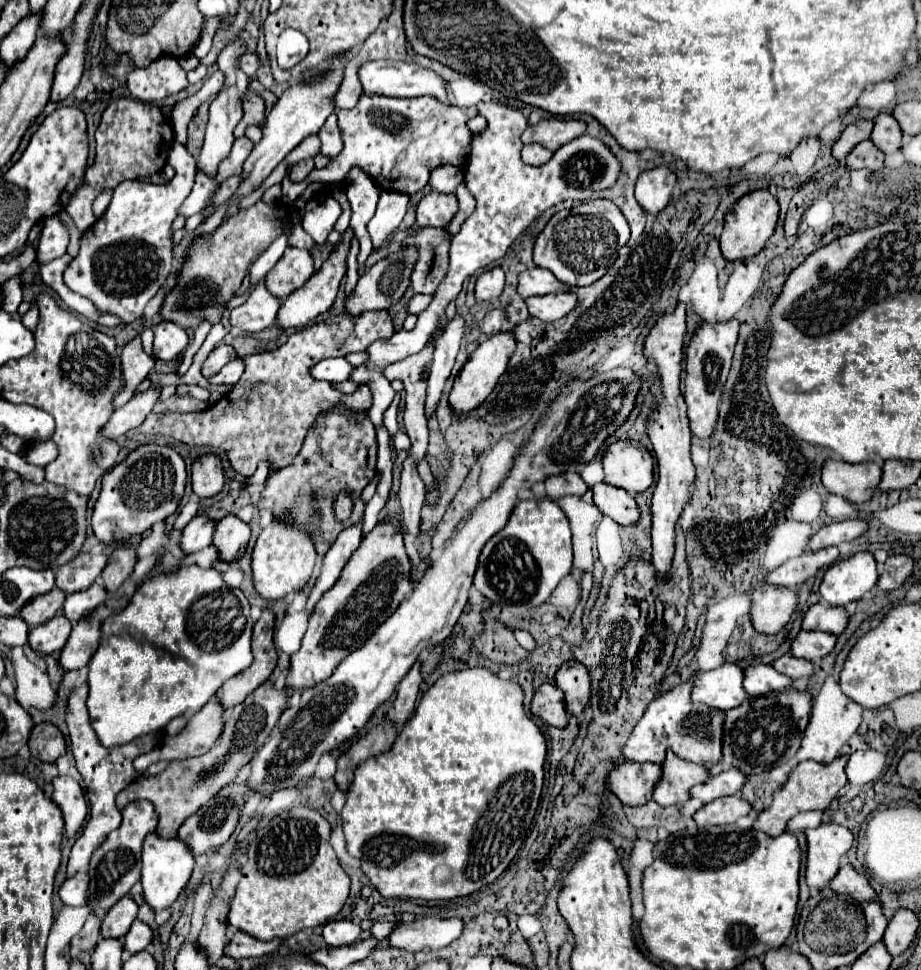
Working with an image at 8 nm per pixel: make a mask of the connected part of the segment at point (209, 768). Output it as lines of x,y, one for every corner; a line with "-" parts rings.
271,682
261,684
253,694
245,698
241,706
233,708
233,718
229,718
223,726
223,734
219,736
219,744
215,744
209,752
205,752
199,758
187,758
179,762
169,762
167,768
151,778
141,778
131,782
125,790
121,790
115,798
117,808
123,810
129,802
135,800
149,800
155,806
155,812
159,816
157,834
161,838
175,838
179,826
185,822
185,818
193,816
205,802
209,802
221,786
227,786
235,780
237,772
251,762
251,758
257,754
257,750
265,744
269,738
269,732
277,724
281,710
289,698
291,690
281,688
277,690

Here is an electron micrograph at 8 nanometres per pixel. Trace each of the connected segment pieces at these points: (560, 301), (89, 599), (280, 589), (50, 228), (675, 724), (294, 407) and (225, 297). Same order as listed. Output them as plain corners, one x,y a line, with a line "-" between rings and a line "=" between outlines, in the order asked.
559,292
559,294
549,294
549,296
531,296
527,298
529,314
533,318
539,318
543,322
555,322
569,314
573,306
577,306
577,296
575,292
=
93,584
89,586
89,590
85,592
75,592
75,594
67,594
67,600
63,604
63,614
71,620
77,622
85,616
89,616
99,604
103,604
107,600
107,590
103,590
101,584
=
271,522
257,538
251,556
253,586
265,600
281,600
291,592
301,592
313,578
315,566
315,546
311,538
299,530
299,526
289,526
283,522
=
59,216
43,220
43,232
37,246
37,262
49,262
67,252
69,230
=
693,680
681,682
673,690
657,696
643,718
637,722
633,734
623,746
623,754
631,762
655,762
663,764
667,750
673,750
687,762
695,764
717,764
721,760
721,738
723,738
723,720
725,712
713,710
705,704
691,702
=
387,310
381,312
365,312
359,318
349,316
347,312
331,316
319,324
313,324
309,328
303,328
295,334
289,336
289,340
279,346
273,352
263,352
263,354
249,354
243,356
245,362
245,372
241,376
241,380
227,392
227,396
223,394
223,398
219,402
215,402
213,406
205,408
203,412
189,412
189,414
149,414
145,418
145,422
137,428
131,430
129,436
133,436
135,432
143,432
143,434
165,434
171,436
183,444
189,446
211,446
211,448
219,448
227,454
231,468
235,468
235,472
243,474
243,476
251,476
257,470
257,462
269,462
269,470
275,472
279,468
289,466
295,456
299,454
305,434
309,432
309,428
315,424
319,414
325,414
333,408
337,408
339,404
343,404
345,408
351,410
351,414
359,414
359,412
367,412
371,402
373,402
373,394
367,385
361,385
353,392
353,394
345,394
341,390
334,388
333,384
325,380
317,381
311,376
311,368
325,358
333,358
333,356
345,356
351,352
363,352
367,350
375,340
385,340
391,338
395,334
391,316
=
259,200
253,206
229,216
211,234
199,236
187,250
185,264
179,270
177,286
169,290
163,298
163,306
159,308
161,320
181,324
183,328
197,328
205,320
211,324
221,322
223,314
227,312
227,302
237,294
251,264
283,232
287,232
289,236
289,246
305,248
311,252
317,246
317,242
309,234
305,234
301,224
293,224
291,218
293,210
287,212
287,206
283,202
267,204

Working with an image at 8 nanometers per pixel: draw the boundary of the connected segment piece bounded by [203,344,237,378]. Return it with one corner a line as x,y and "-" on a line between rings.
229,344
217,346
217,348
207,356
207,360
205,360
205,364
203,364
203,376
205,376
205,378
211,378
211,376
219,374
219,370
221,370
227,362
231,362
231,360
235,360
235,358
237,358
237,354
235,354
233,346
229,346

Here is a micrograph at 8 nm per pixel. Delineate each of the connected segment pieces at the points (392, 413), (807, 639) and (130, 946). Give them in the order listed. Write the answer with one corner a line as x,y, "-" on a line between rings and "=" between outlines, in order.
395,394
395,398
393,399
393,402
387,408
387,410
384,413
383,418
383,424
387,428
389,436
390,436
390,448
392,451
392,462
395,463
397,459
397,450
394,447
393,444
393,436
399,431
400,427
397,421
397,415
398,415
398,407
401,400
400,394
=
801,630
793,640
791,654
805,660
817,660
827,656
837,644
837,636
829,632
805,632
=
135,920
135,922
131,924
131,928
129,928
129,932
127,932
125,938
123,938
123,946
125,946
125,950
129,950
131,954
135,954
135,952
145,950
145,946
147,946
151,940
153,940
151,928
149,928
145,922

